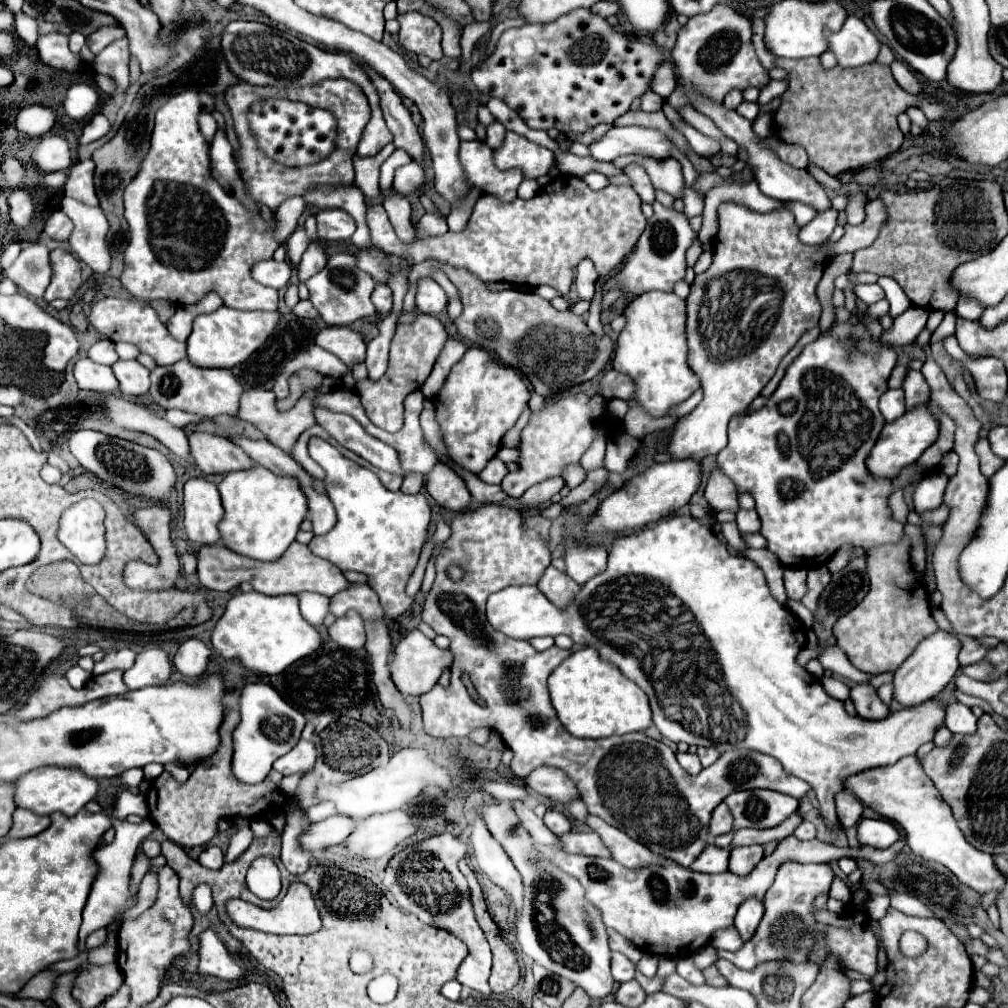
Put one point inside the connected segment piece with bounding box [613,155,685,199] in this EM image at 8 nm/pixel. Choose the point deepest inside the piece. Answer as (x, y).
(667, 176)

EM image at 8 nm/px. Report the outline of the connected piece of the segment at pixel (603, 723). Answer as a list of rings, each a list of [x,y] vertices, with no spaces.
[[[591,647],[577,649],[549,675],[549,693],[559,721],[575,737],[603,739],[645,731],[651,725],[651,707],[645,691],[617,667],[601,661]]]

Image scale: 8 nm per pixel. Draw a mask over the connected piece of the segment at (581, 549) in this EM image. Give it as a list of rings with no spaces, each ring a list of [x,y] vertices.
[[[573,541],[565,545],[567,545],[567,551],[565,551],[567,575],[575,583],[585,585],[591,577],[607,569],[607,551],[603,547],[589,547]]]

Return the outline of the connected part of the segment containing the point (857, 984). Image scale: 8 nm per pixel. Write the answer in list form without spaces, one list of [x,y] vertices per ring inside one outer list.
[[[852,980],[851,981],[851,995],[861,995],[868,991],[878,993],[880,986],[874,986],[870,981],[866,980]]]

